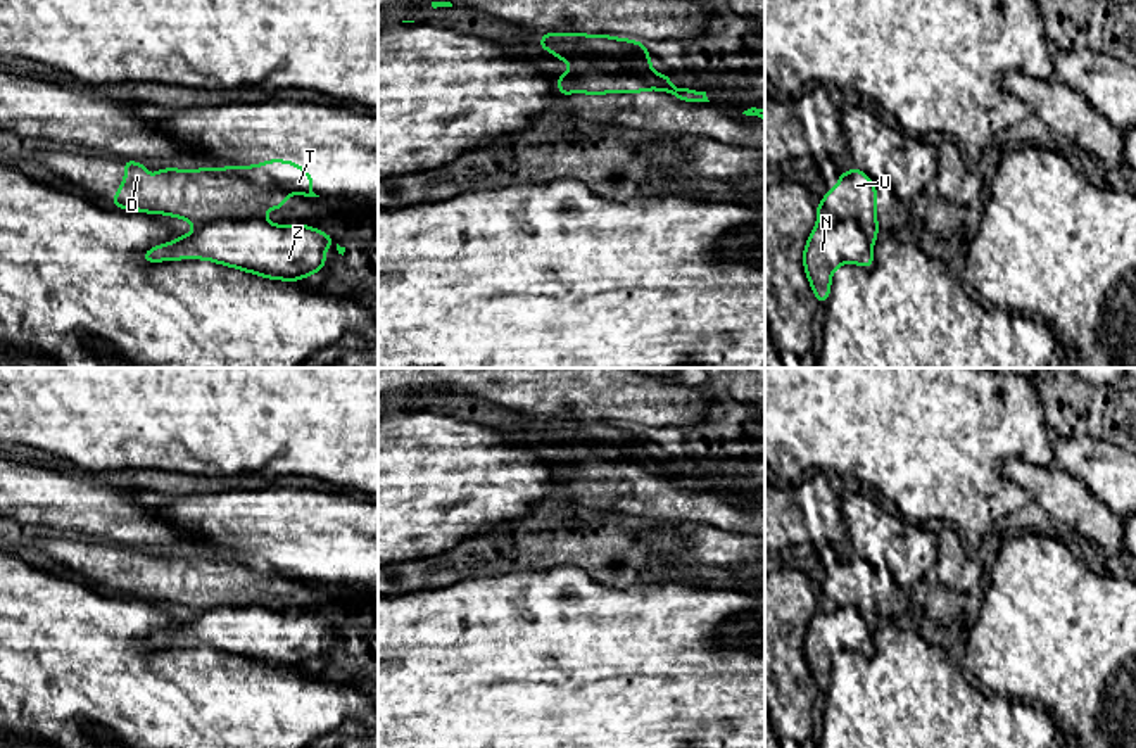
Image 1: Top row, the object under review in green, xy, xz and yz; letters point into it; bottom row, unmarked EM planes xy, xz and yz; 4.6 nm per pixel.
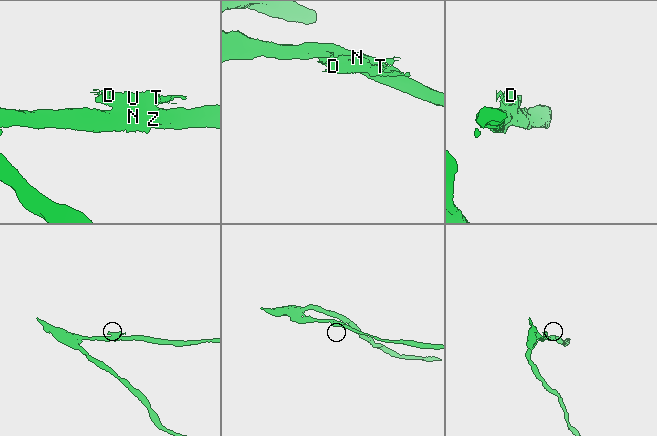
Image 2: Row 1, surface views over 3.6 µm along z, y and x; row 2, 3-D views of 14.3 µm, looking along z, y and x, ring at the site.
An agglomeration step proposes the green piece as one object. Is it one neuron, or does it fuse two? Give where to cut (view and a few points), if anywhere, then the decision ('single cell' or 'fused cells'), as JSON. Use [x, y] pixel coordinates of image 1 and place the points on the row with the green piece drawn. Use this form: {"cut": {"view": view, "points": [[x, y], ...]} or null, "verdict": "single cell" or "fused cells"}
{"cut": {"view": "xz", "points": [[596, 63], [605, 69], [634, 71], [651, 83], [663, 80]]}, "verdict": "fused cells"}

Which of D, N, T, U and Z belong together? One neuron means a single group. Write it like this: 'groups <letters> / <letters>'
groups D T U / N Z

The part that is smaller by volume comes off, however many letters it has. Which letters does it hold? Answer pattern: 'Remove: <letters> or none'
Remove: D, T, U

